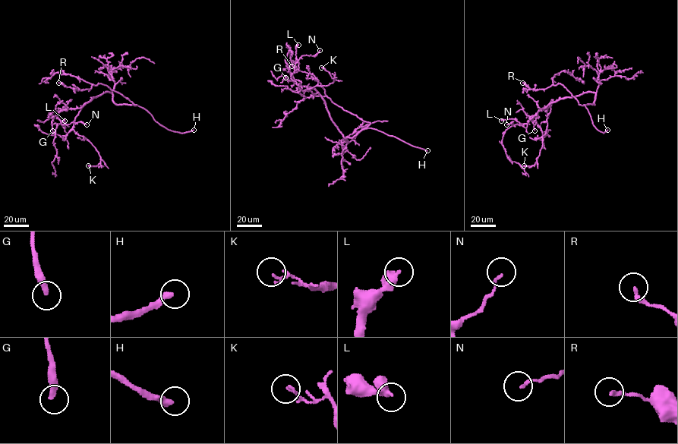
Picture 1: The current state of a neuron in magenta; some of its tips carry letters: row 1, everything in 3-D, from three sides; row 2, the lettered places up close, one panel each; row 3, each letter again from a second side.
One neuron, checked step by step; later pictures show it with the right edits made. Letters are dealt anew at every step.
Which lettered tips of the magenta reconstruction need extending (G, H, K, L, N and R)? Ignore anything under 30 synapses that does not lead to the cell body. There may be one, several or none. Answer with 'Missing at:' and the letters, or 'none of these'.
Missing at: H

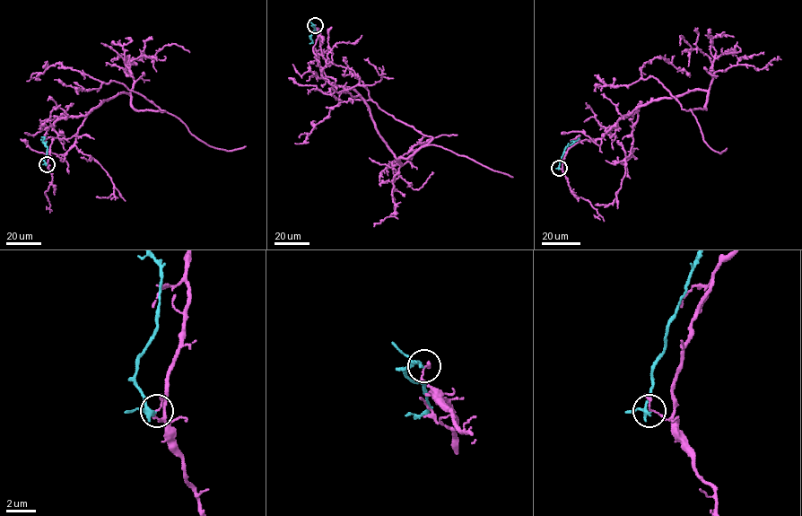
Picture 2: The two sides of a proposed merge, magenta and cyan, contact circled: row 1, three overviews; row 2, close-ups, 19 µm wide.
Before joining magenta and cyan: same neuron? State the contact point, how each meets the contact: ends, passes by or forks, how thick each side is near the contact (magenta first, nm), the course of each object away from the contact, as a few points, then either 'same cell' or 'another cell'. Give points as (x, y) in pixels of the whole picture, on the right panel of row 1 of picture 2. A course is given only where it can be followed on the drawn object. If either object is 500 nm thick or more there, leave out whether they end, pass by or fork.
at (559, 168); magenta ends there; cyan passes by; 160 nm thick on the magenta side, 200 nm on the other; magenta runs (559, 168), (652, 100), (705, 90), (705, 109), (641, 78), (647, 62), (689, 77); cyan runs (559, 168), (564, 149), (579, 137); another cell

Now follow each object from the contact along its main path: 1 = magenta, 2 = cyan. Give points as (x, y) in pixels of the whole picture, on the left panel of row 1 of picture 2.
1: (47, 164), (56, 120), (85, 116), (120, 92), (137, 110), (164, 110), (118, 82), (61, 63), (27, 81)
2: (47, 164), (44, 158), (47, 146), (41, 136)

